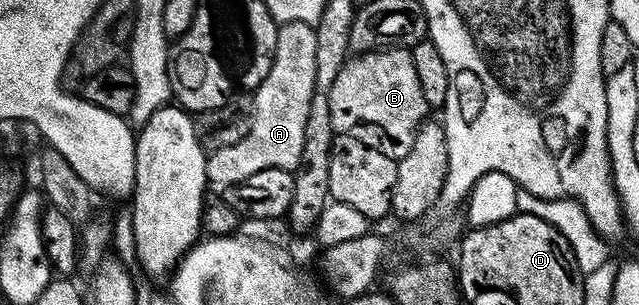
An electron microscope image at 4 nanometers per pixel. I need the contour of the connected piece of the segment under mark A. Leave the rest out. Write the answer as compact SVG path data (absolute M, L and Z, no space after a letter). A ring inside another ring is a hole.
M294 21L277 26L278 41L274 49L274 61L270 65L270 73L261 81L254 92L254 110L252 128L238 145L230 145L230 149L218 149L208 155L208 182L221 189L234 187L246 181L246 177L254 177L254 173L262 173L262 169L286 169L294 172L300 164L303 153L303 142L306 141L306 119L310 117L310 103L314 97L315 56L318 46L315 26L311 23Z

